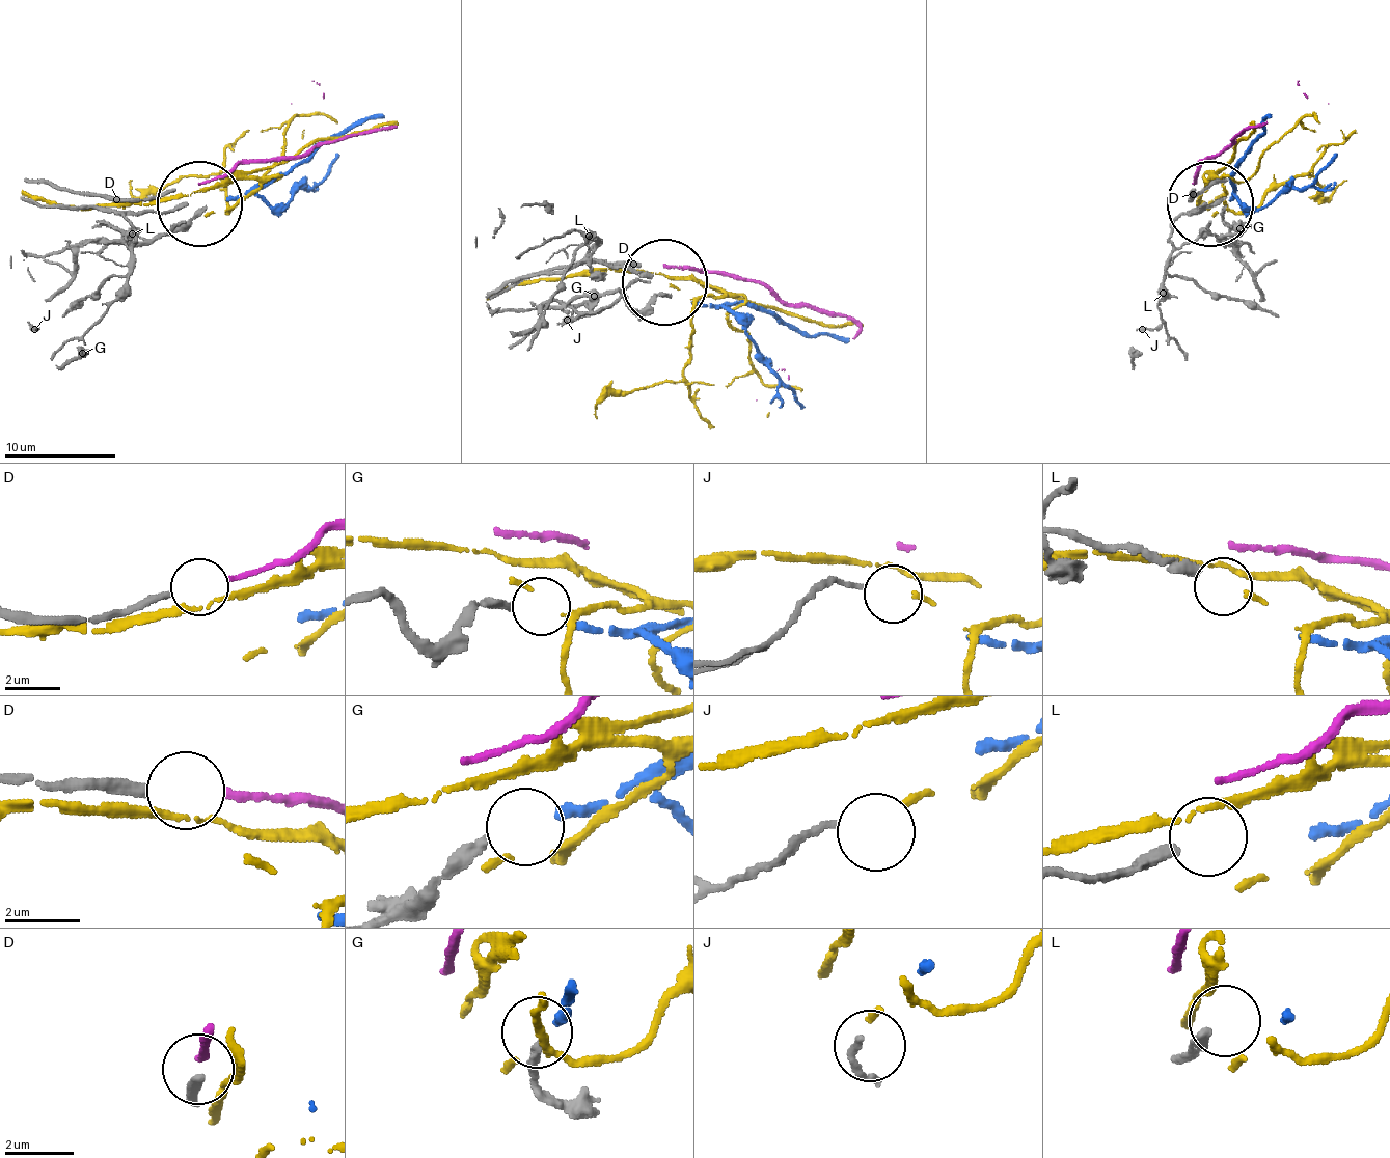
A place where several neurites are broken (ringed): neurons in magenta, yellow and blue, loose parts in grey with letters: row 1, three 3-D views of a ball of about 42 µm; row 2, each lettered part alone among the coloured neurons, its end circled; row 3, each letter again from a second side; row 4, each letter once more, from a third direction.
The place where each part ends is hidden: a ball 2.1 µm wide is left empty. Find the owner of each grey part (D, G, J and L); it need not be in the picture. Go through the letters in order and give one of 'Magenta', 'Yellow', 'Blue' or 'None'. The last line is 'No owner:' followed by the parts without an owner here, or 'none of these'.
D: Magenta
G: Blue
J: Yellow
L: None
No owner: L

